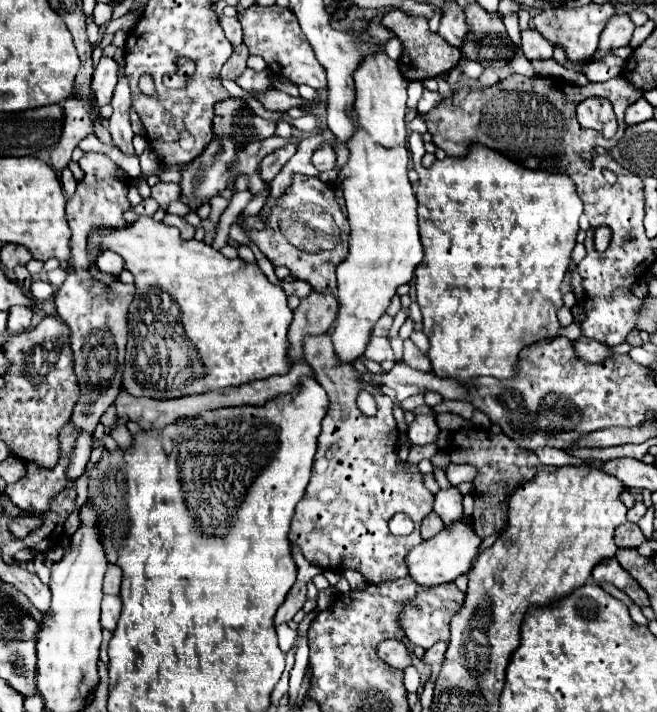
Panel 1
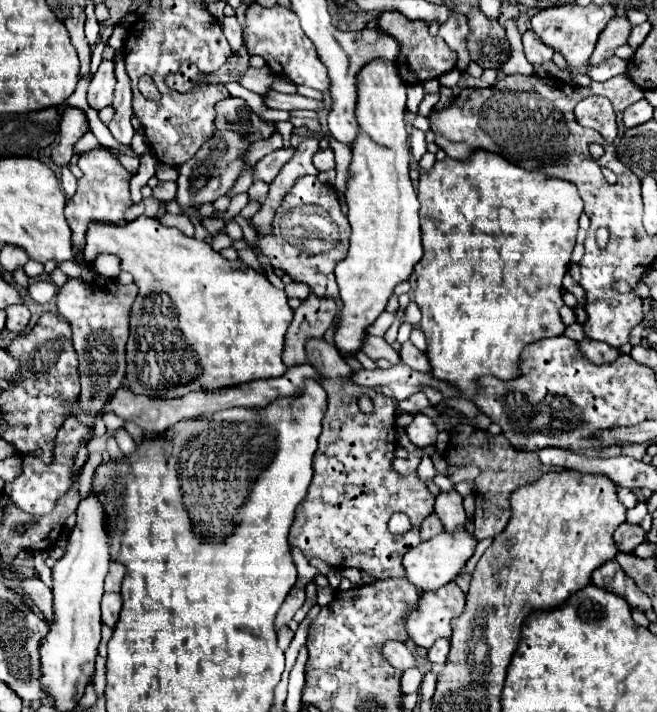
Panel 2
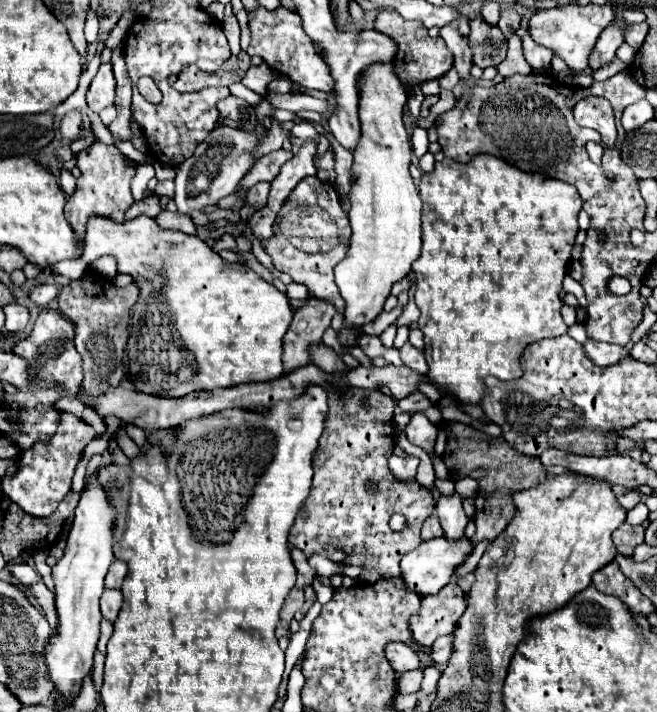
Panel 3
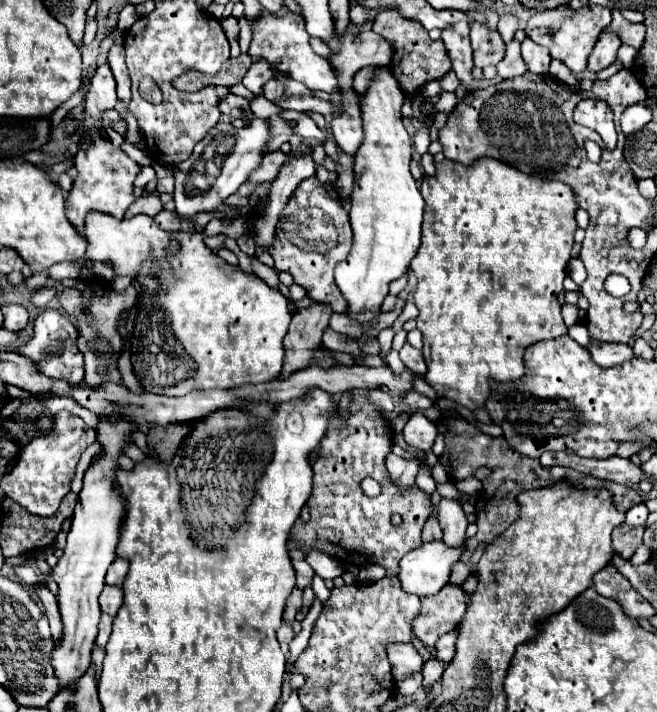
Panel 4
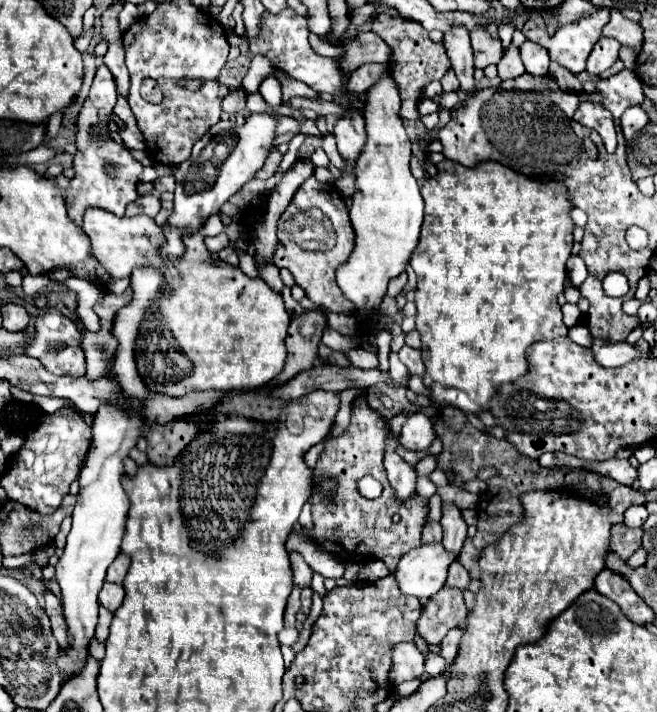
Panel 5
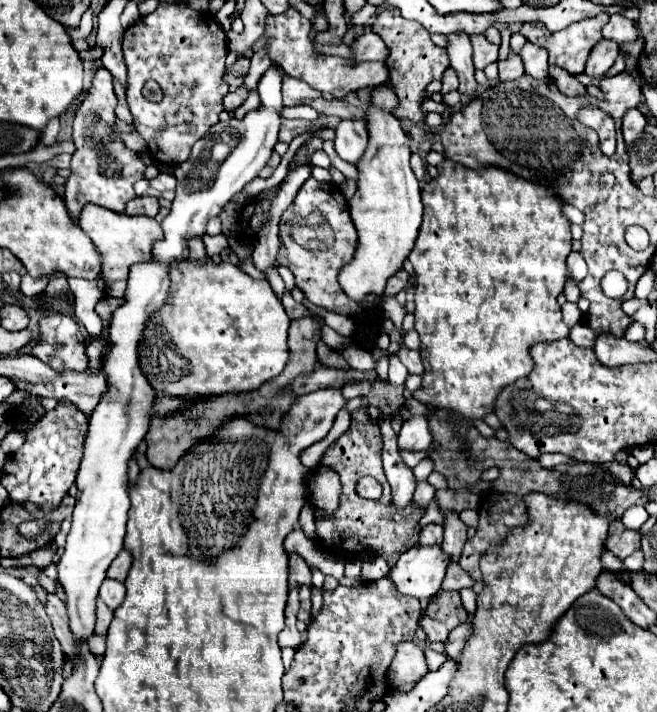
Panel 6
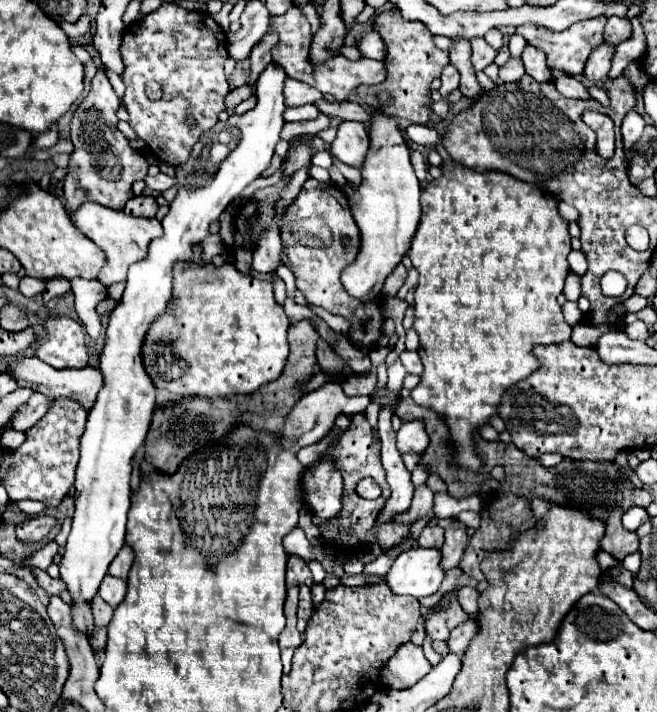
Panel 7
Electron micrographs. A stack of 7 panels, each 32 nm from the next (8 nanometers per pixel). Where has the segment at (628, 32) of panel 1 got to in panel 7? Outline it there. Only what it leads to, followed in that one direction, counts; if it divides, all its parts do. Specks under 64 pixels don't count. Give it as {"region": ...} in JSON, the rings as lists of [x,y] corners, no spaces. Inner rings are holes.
{"region":[[[602,44],[600,48],[596,48],[596,52],[592,52],[592,56],[588,58],[588,64],[584,68],[584,76],[592,84],[600,84],[608,78],[612,54],[614,54],[614,46],[608,46],[608,44]]]}

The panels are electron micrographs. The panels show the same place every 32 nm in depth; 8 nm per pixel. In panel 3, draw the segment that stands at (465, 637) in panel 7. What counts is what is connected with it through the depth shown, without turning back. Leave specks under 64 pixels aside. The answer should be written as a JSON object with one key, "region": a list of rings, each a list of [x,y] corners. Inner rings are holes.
{"region":[[[453,634],[438,638],[436,644],[432,646],[432,654],[430,654],[432,660],[434,660],[436,664],[440,664],[440,666],[448,664],[448,660],[450,660],[450,656],[452,656],[452,645]]]}

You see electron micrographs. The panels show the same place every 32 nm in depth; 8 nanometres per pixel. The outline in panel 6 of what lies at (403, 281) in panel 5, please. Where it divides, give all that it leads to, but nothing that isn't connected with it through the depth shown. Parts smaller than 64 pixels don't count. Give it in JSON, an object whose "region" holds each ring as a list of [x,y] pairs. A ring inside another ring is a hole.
{"region":[[[404,268],[398,271],[395,276],[392,276],[387,281],[385,287],[385,295],[394,297],[397,295],[408,283],[409,274],[405,271]]]}

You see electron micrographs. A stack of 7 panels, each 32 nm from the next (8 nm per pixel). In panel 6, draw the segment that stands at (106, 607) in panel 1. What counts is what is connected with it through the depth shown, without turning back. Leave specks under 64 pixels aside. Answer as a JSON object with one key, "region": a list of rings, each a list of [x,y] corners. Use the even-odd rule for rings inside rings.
{"region":[[[106,578],[106,580],[102,582],[102,586],[100,586],[100,598],[102,598],[112,610],[118,608],[118,604],[124,600],[124,594],[126,594],[126,586],[124,586],[124,582],[120,582],[120,580],[110,580],[110,578]]]}

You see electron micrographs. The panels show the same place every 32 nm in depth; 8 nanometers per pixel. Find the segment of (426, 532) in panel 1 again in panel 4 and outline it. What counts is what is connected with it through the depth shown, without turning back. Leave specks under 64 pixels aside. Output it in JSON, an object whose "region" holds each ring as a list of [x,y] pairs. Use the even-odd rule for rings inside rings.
{"region":[[[428,518],[422,530],[422,542],[434,542],[434,540],[442,540],[442,528],[436,518]]]}

